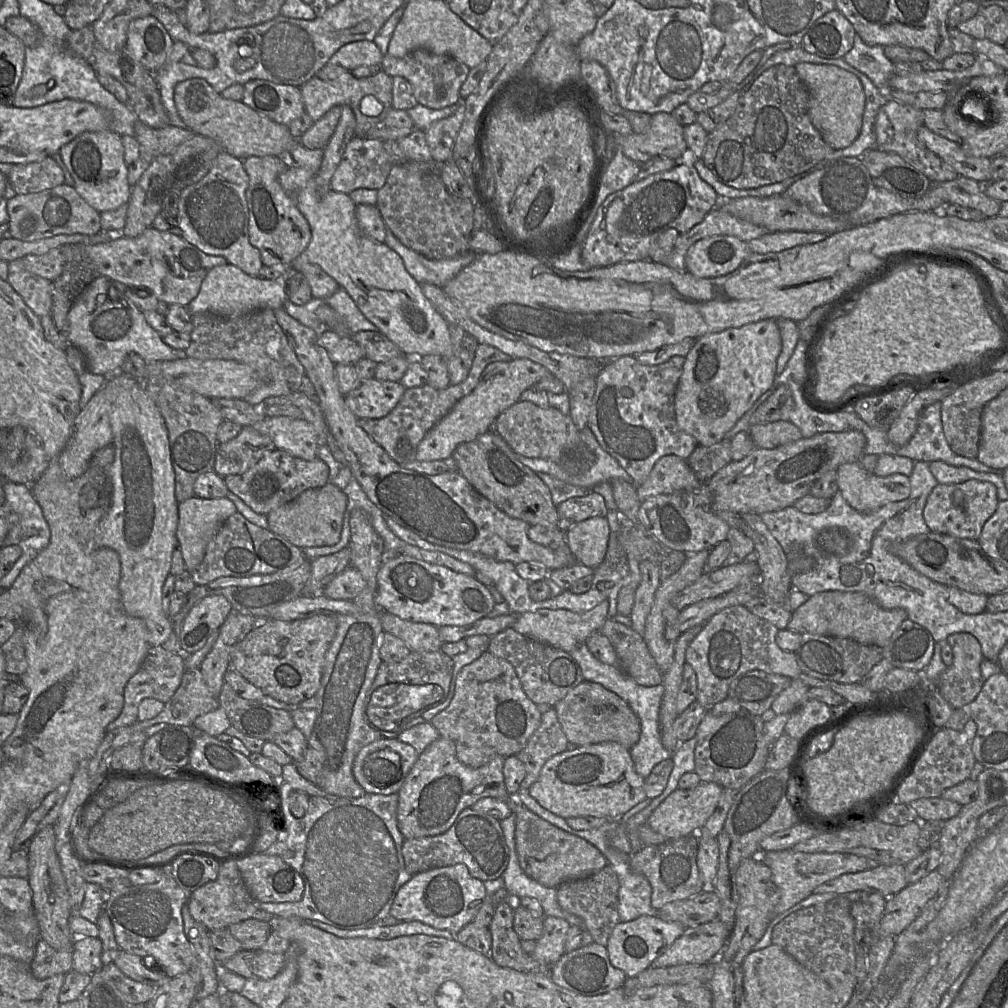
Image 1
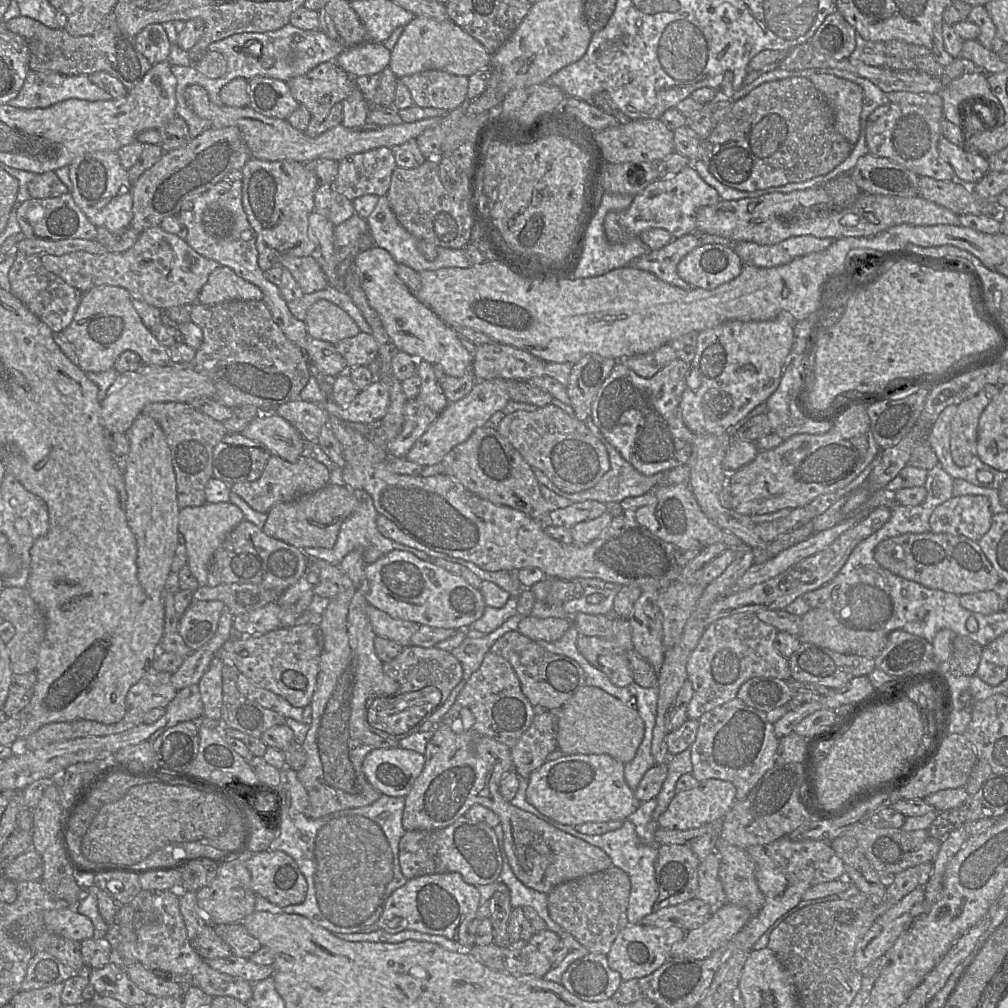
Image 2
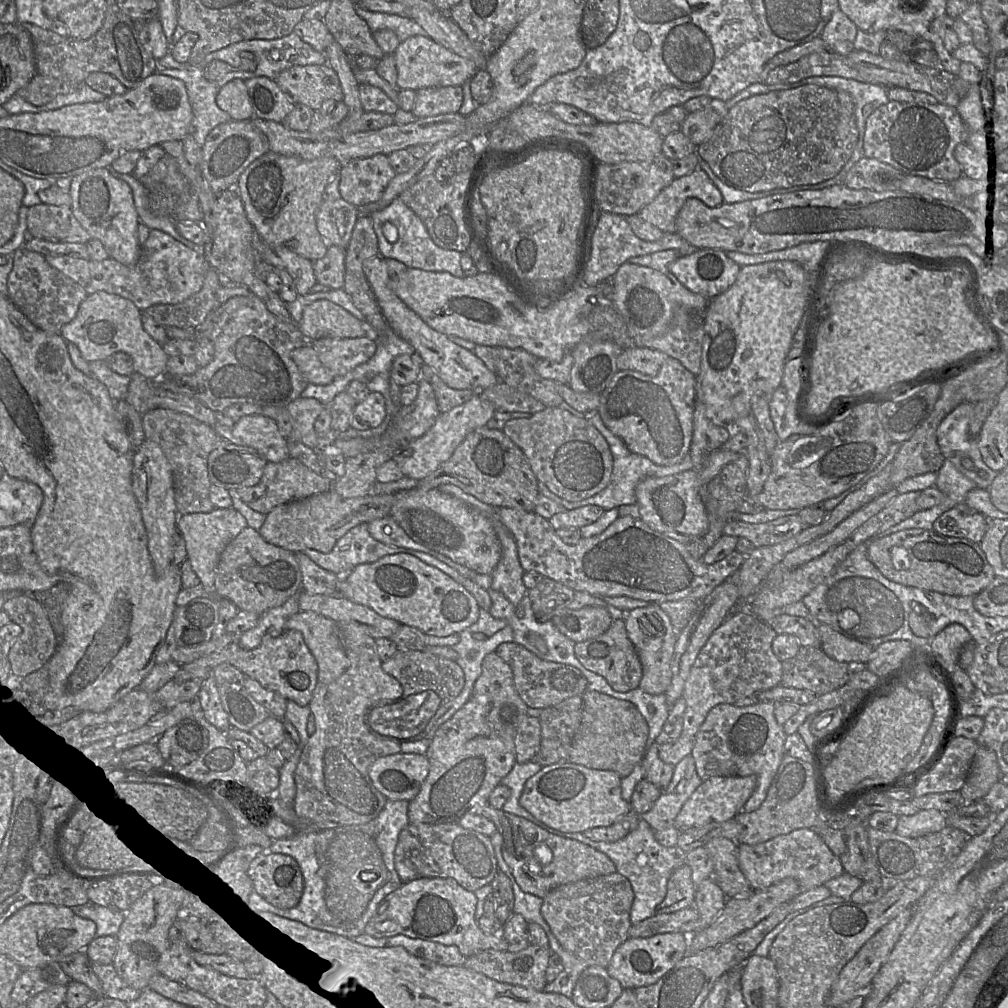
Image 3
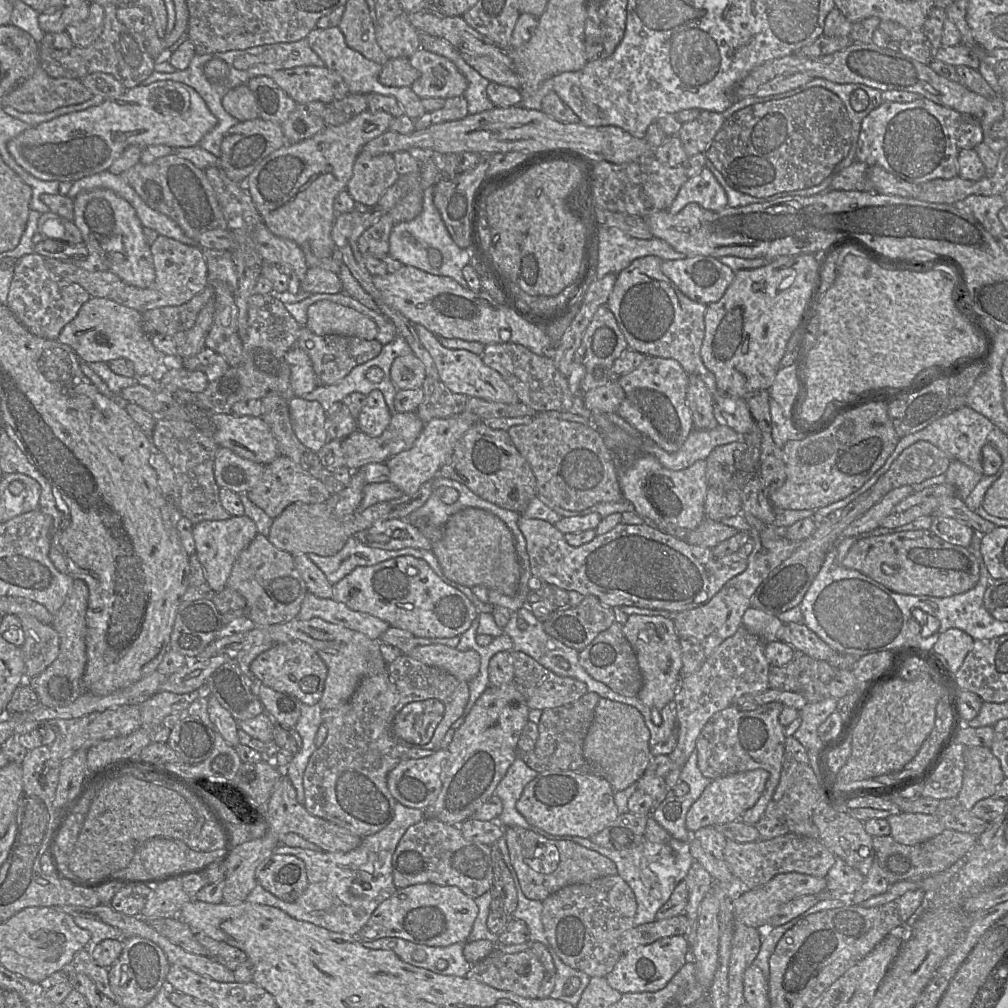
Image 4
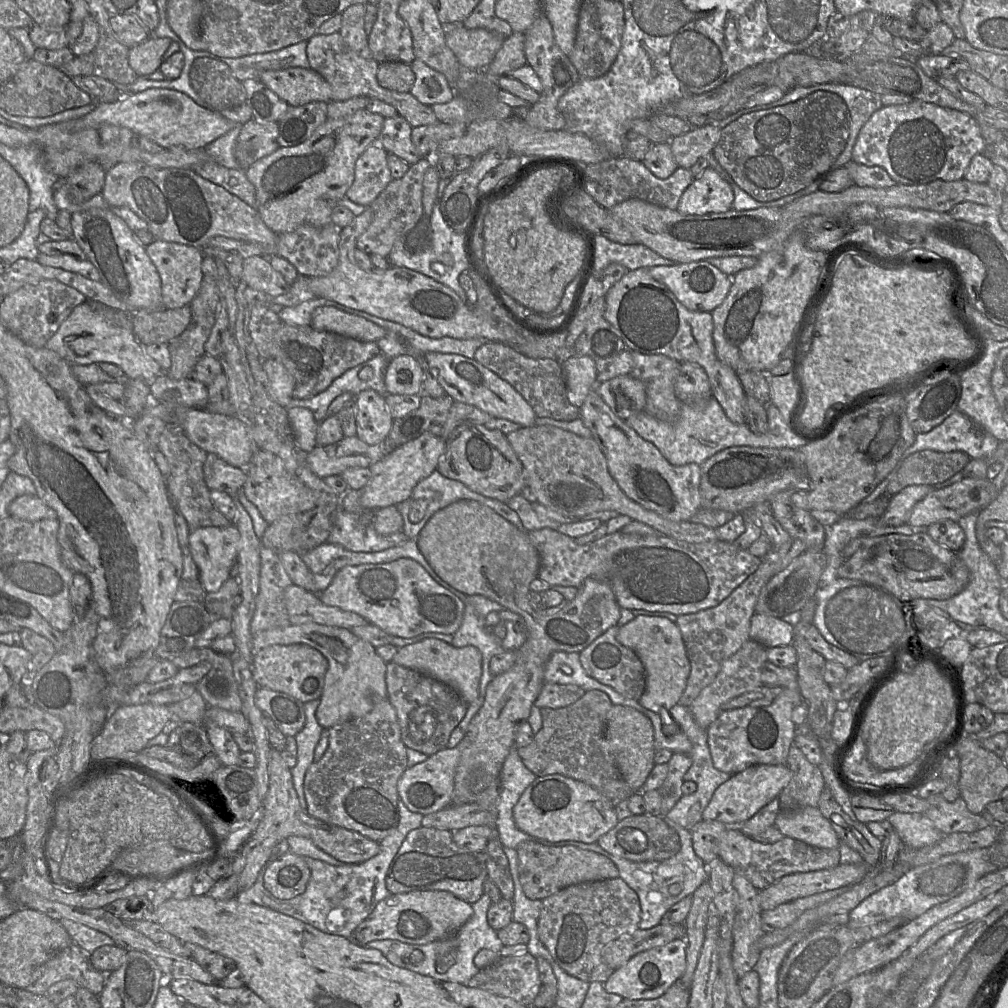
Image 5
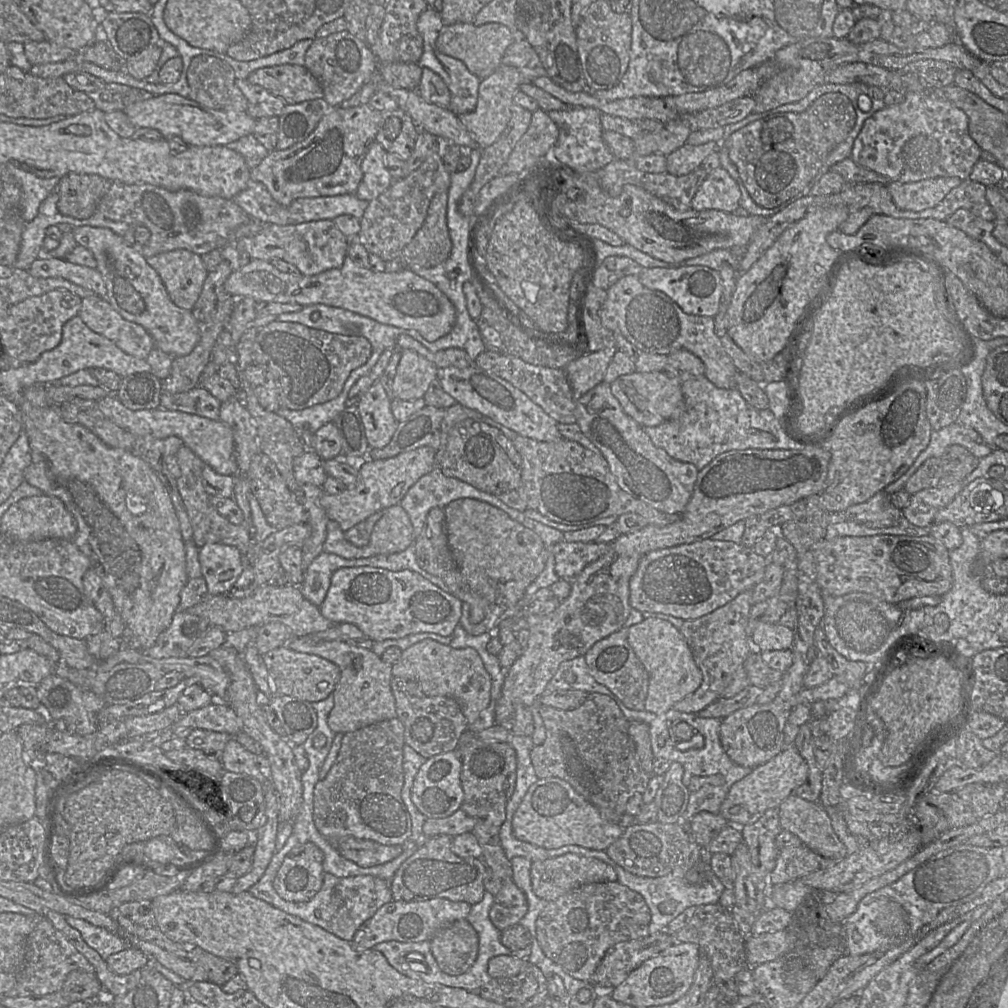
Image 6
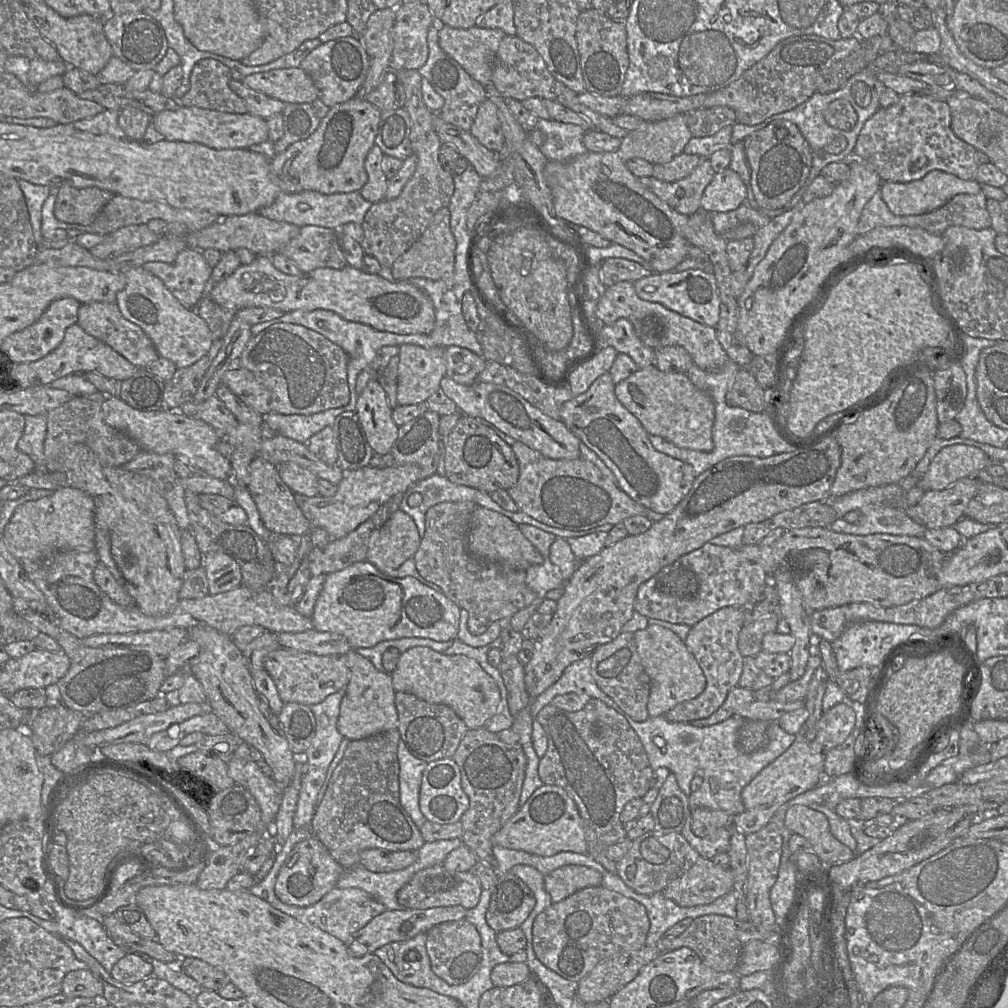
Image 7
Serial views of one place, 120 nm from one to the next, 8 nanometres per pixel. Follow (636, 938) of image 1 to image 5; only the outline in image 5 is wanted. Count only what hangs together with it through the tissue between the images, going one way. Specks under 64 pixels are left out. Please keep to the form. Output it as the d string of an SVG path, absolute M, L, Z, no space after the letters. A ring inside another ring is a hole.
M680 938L633 956L625 965L615 970L604 983L608 993L618 994L624 999L648 1000L662 996L684 975L687 966L687 941Z

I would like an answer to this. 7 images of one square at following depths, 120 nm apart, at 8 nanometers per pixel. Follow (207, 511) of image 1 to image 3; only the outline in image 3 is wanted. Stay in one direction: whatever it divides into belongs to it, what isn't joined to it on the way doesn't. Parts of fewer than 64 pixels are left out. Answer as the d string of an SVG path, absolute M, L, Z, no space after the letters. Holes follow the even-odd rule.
M215 507L211 512L178 516L177 529L185 539L187 558L205 589L213 590L216 569L222 551L247 526L245 517L233 507Z

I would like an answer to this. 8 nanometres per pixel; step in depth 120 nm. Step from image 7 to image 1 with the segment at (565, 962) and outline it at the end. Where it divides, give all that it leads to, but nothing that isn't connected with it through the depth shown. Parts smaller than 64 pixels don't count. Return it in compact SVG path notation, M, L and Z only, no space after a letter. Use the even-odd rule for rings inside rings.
M607 865L597 873L577 880L570 880L557 886L557 901L560 907L584 921L584 929L591 935L593 942L606 946L614 927L621 922L618 912L619 904L619 878L611 866Z

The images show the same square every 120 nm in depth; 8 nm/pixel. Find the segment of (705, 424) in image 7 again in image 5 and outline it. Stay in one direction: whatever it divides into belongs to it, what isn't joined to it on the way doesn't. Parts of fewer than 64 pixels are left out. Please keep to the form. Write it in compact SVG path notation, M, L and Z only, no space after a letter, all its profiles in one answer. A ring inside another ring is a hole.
M630 374L597 383L594 390L612 412L623 420L644 411L646 386L641 380L632 377Z

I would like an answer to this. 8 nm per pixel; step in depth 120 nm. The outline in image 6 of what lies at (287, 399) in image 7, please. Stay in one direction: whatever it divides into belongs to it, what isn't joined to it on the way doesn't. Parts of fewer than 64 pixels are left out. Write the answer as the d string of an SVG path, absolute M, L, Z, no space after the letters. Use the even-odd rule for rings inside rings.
M273 321L259 329L252 349L252 364L264 365L279 381L280 408L303 410L340 395L350 373L372 353L368 339L334 334L300 323Z

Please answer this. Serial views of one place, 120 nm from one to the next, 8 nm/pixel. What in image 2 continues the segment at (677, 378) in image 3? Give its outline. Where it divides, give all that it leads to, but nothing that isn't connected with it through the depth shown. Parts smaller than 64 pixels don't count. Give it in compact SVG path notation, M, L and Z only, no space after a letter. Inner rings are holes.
M677 358L653 377L644 378L617 361L593 400L590 418L594 424L607 442L643 475L665 472L688 462L695 434L685 425L680 409L688 371L689 364Z

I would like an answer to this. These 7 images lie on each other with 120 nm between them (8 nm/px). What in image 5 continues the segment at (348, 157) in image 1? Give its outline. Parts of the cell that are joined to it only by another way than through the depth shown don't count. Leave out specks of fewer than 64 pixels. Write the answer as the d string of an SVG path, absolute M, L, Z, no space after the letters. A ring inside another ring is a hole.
M372 143L355 163L354 180L346 197L368 207L392 180L387 164L388 152L378 143Z

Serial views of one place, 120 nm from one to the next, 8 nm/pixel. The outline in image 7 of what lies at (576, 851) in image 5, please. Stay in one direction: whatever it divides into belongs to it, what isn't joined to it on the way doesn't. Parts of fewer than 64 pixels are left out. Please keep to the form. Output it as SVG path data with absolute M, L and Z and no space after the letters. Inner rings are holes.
M565 865L544 876L545 890L553 903L581 889L600 886L601 883L602 875L598 871L581 865Z

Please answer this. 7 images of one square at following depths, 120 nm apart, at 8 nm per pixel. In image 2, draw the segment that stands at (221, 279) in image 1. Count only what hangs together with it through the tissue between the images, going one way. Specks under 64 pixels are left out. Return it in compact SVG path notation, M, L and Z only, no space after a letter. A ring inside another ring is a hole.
M227 266L217 267L199 293L197 302L215 305L233 300L263 300L261 289Z

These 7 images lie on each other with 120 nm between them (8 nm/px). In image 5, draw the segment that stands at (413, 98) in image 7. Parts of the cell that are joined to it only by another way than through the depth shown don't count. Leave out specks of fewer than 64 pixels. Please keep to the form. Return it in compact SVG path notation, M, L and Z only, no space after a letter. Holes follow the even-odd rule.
M431 156L422 157L418 162L410 165L408 171L401 178L392 179L369 205L373 211L373 219L366 231L356 241L359 250L368 255L377 254L388 257L395 242L406 238L422 217L423 176L432 165L433 158Z

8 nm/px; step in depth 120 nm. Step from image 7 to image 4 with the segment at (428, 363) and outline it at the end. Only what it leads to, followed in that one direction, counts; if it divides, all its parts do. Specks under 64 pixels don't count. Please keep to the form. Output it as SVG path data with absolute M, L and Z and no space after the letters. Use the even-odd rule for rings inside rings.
M413 353L395 358L390 369L390 378L398 390L420 388L425 377L424 365Z

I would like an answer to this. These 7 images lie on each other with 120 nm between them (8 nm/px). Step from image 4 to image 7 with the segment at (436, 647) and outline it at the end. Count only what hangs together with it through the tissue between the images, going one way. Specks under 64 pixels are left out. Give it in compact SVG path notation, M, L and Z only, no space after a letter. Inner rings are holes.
M425 646L412 647L400 655L391 676L396 692L410 693L428 703L449 706L468 729L484 727L500 702L500 690L494 678L476 660L465 655L446 655Z

